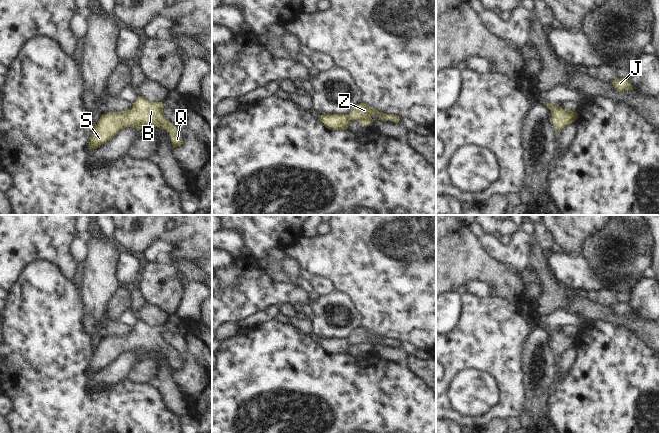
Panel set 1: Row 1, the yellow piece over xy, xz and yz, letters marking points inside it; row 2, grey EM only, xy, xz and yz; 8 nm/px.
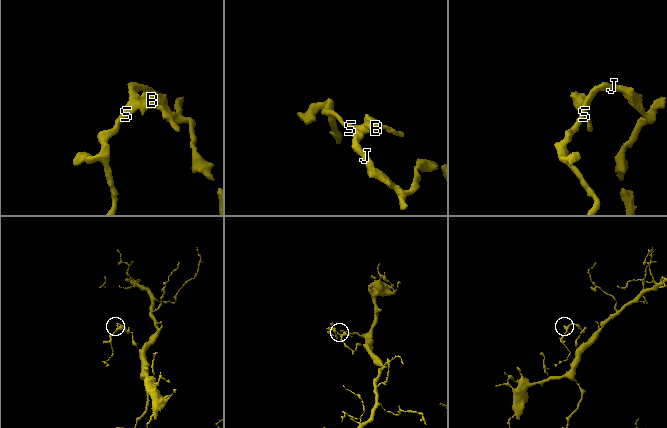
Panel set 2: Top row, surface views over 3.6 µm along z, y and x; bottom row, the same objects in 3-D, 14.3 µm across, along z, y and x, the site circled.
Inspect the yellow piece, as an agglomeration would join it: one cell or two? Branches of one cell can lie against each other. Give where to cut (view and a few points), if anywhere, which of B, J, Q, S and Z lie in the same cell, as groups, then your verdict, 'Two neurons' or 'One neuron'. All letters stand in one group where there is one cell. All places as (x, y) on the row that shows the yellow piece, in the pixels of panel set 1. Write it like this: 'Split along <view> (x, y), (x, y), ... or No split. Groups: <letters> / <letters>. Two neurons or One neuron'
No split. Groups: B J Q S Z. One neuron.

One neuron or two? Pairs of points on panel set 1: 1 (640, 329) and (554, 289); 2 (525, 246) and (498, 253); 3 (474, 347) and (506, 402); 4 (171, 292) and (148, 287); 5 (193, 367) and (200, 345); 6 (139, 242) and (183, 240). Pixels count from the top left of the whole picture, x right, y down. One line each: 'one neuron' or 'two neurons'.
1: one neuron
2: one neuron
3: one neuron
4: one neuron
5: one neuron
6: one neuron

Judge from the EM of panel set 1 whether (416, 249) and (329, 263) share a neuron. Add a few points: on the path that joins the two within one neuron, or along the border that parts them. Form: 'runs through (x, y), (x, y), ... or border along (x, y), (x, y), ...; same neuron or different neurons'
runs through (394, 249), (367, 255), (351, 256); same neuron

